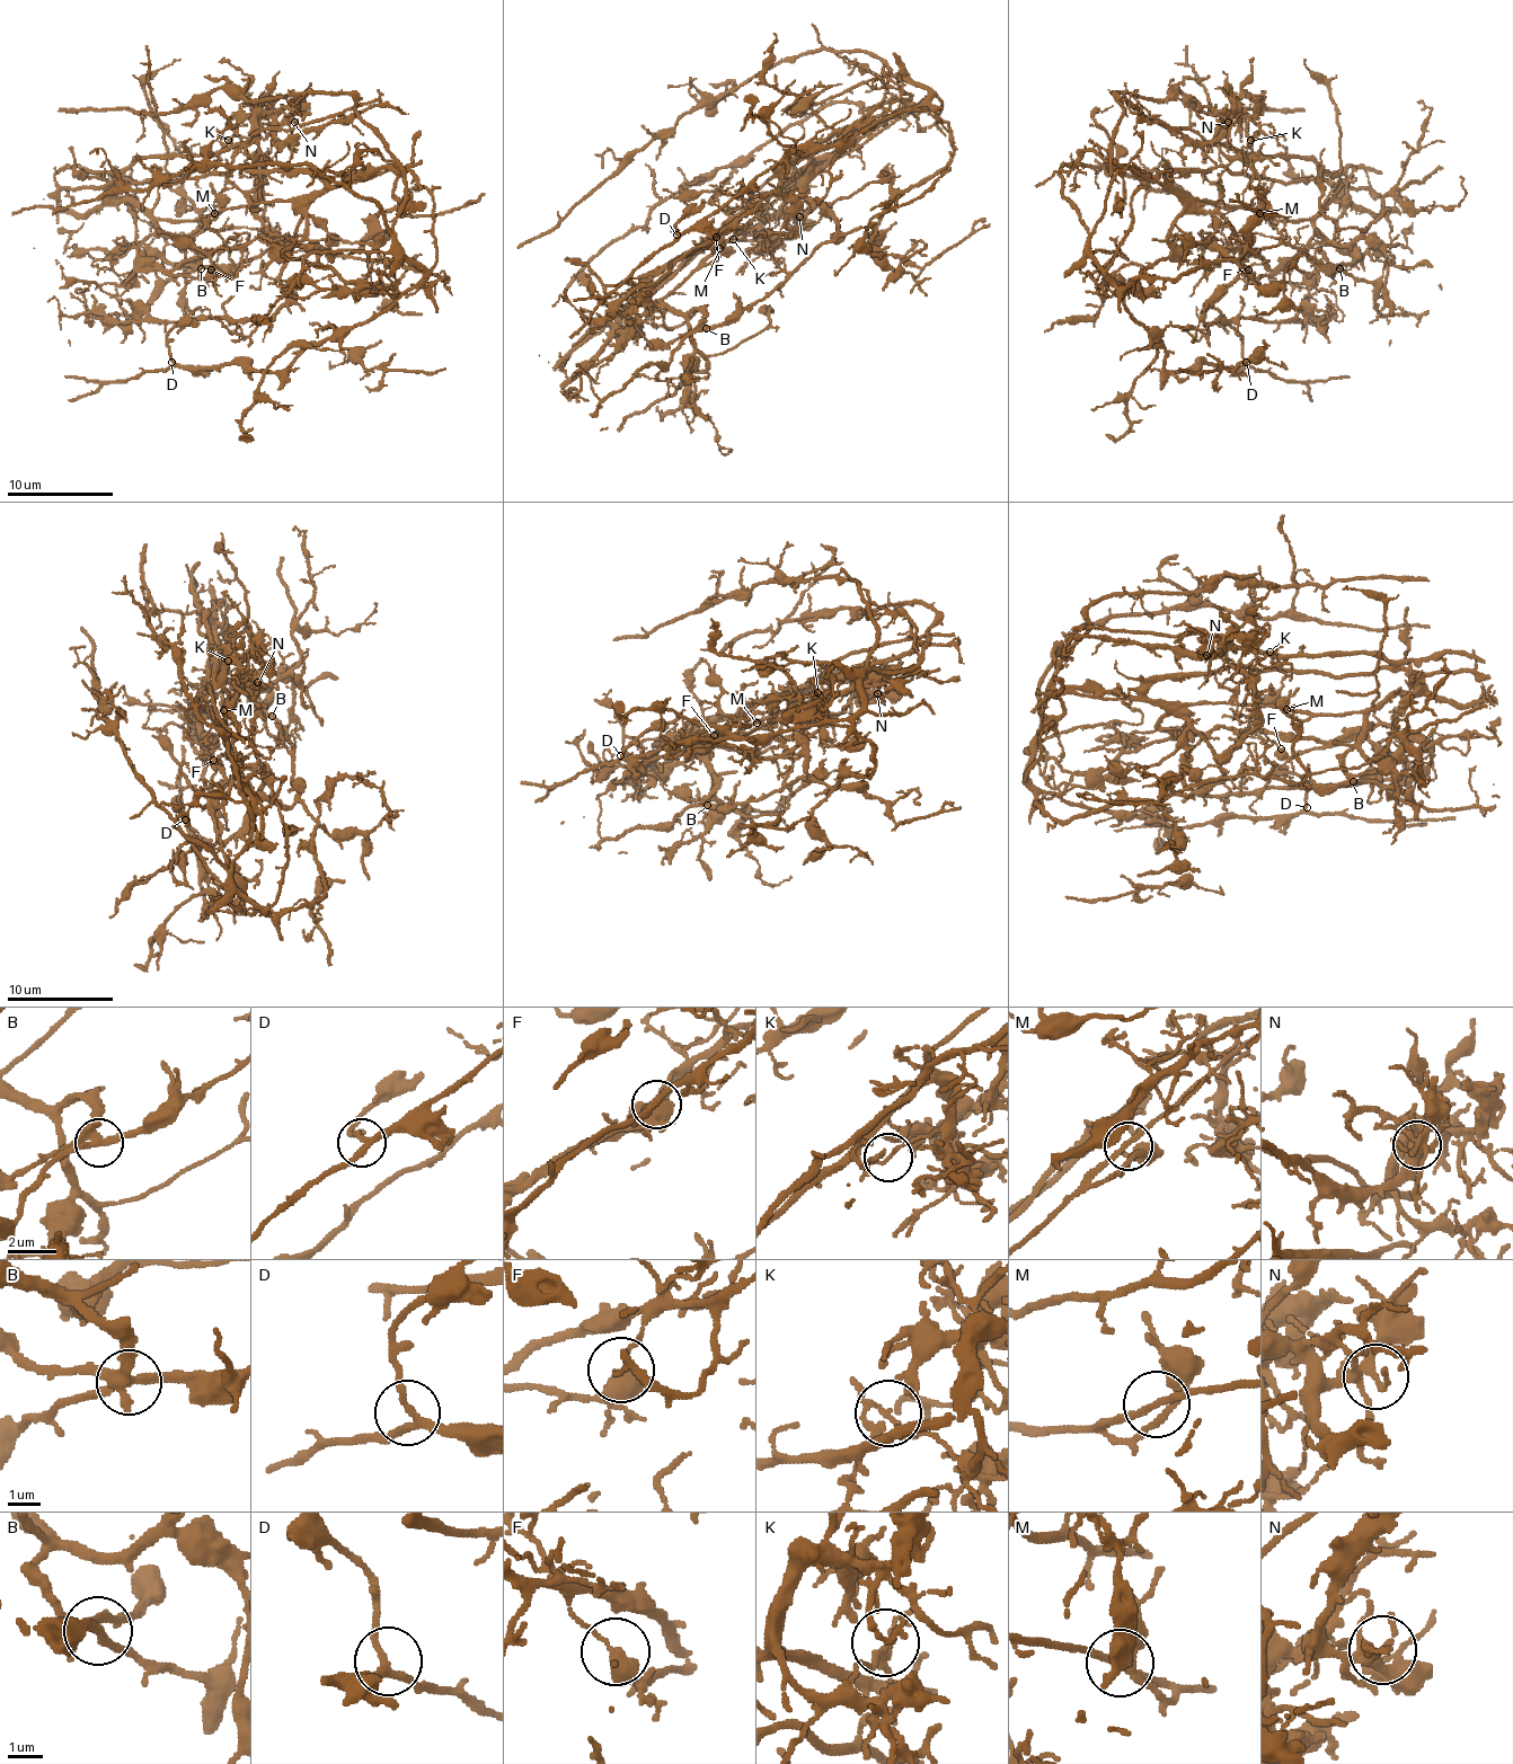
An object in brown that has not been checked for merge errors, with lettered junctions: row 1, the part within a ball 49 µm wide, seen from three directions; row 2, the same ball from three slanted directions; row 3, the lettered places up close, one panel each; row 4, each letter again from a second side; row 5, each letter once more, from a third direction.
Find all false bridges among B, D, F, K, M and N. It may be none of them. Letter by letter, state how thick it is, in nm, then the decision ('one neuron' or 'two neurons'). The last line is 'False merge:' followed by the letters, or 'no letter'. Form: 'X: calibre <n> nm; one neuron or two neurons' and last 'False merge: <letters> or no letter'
B: calibre 300 nm; two neurons
D: calibre 200 nm; one neuron
F: calibre 460 nm; two neurons
K: calibre 150 nm; two neurons
M: calibre 190 nm; one neuron
N: calibre 200 nm; one neuron
False merge: B, F, K

